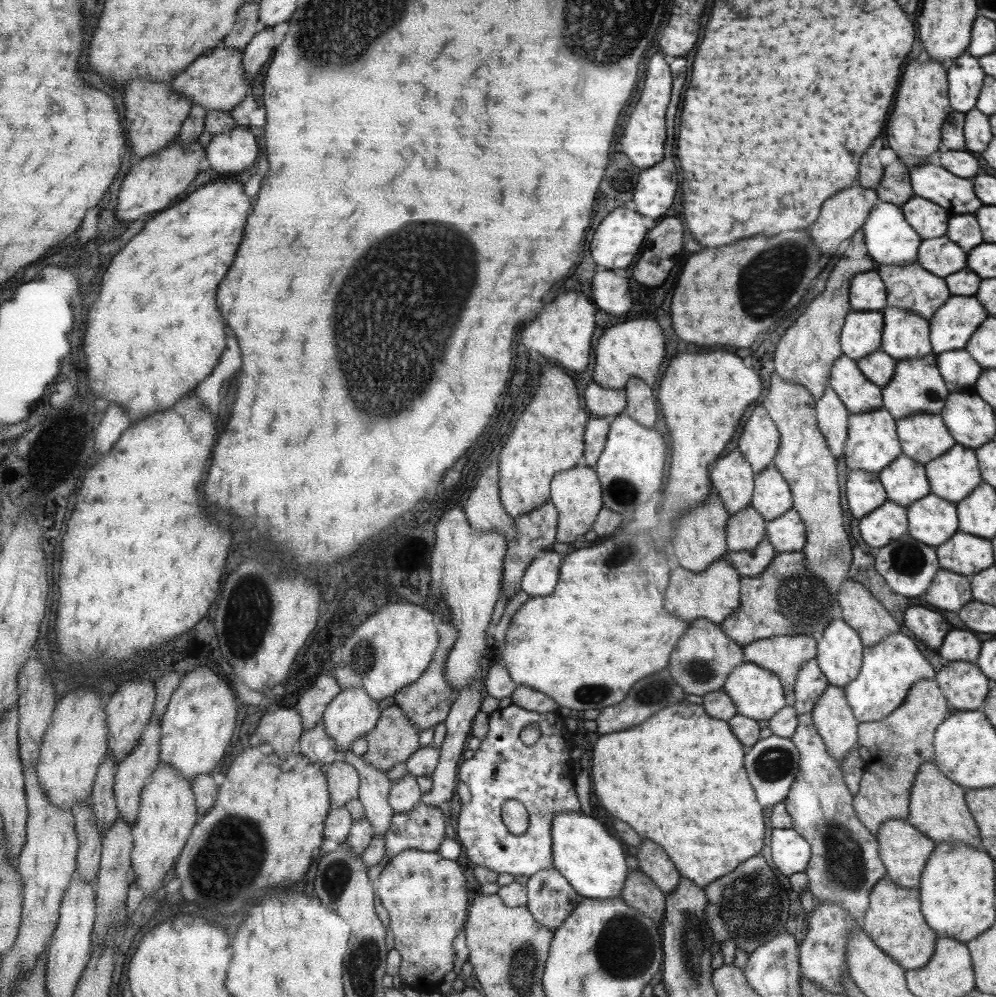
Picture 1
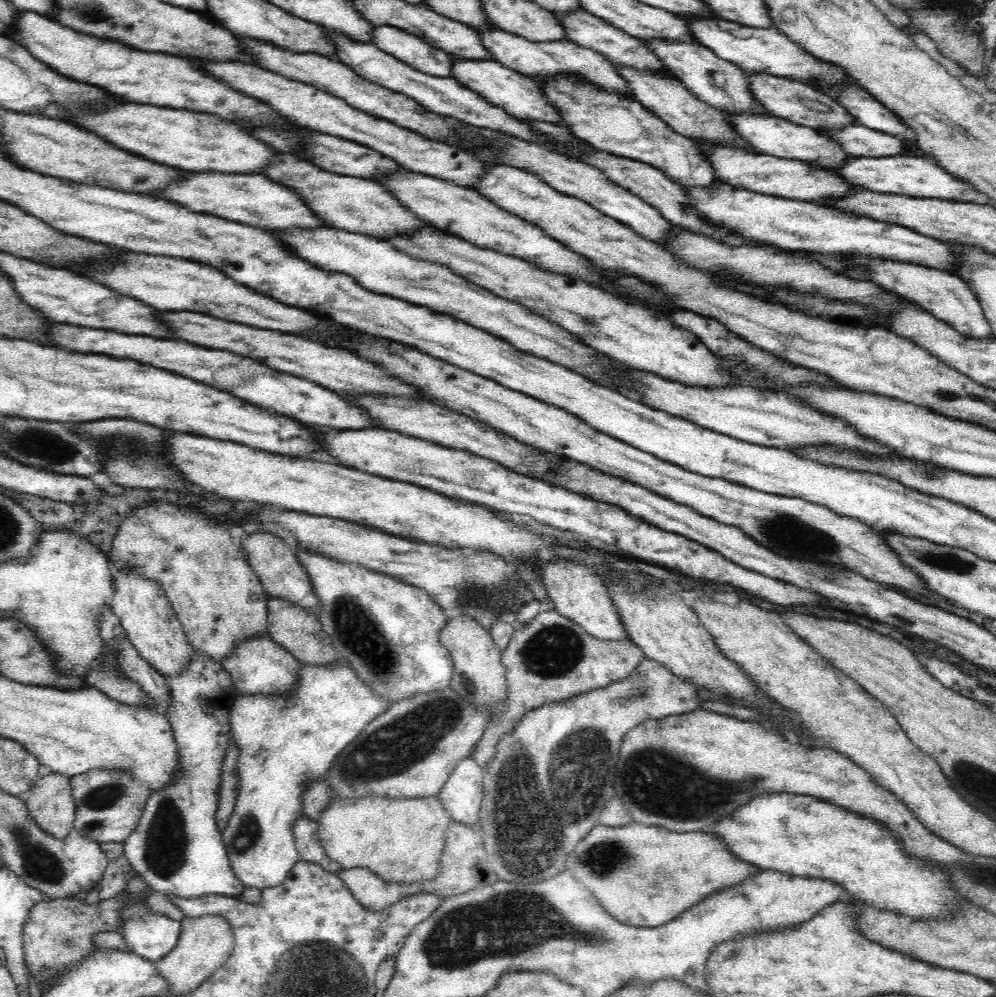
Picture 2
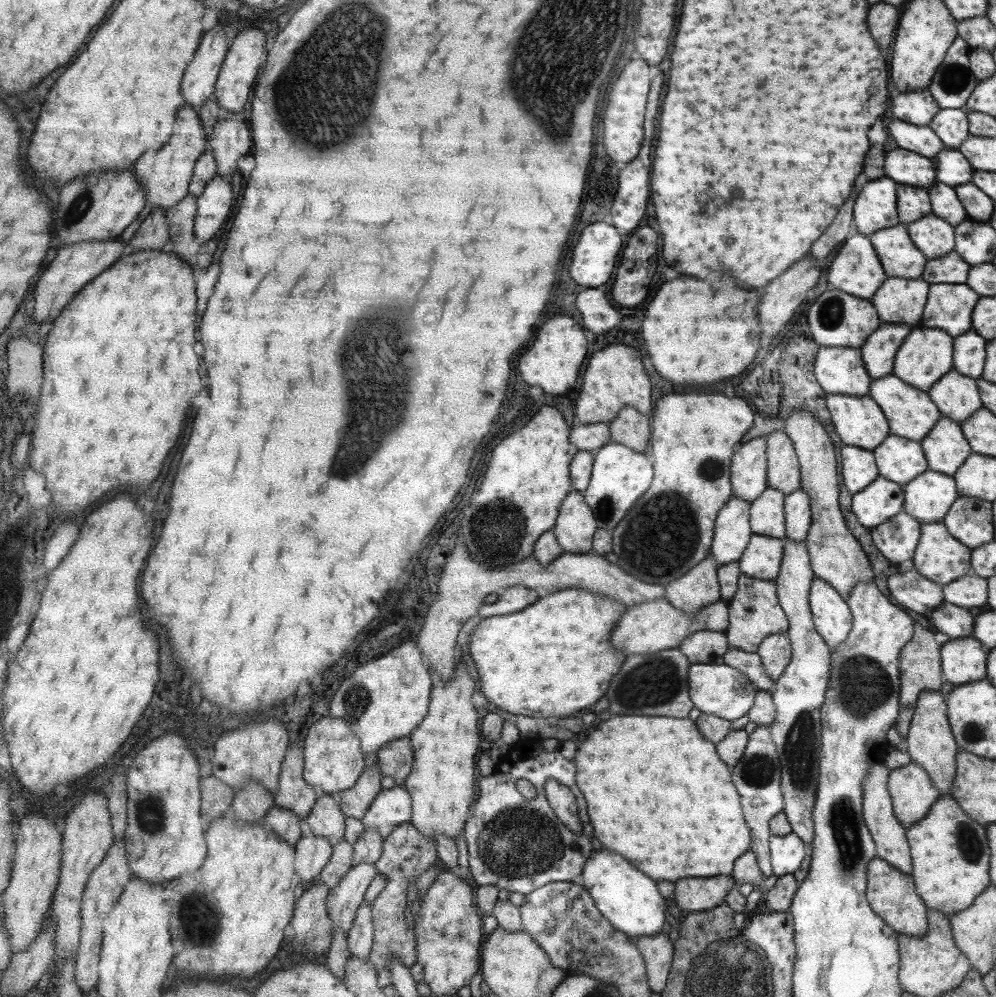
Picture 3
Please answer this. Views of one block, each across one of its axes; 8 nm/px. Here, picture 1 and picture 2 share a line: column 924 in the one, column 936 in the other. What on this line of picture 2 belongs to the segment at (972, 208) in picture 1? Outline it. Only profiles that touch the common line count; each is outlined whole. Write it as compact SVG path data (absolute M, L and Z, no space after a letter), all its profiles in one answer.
M895 155L889 158L866 158L852 157L850 159L844 159L842 166L815 166L814 162L810 163L810 166L824 169L828 173L834 173L838 177L842 177L842 180L856 185L859 188L872 190L874 192L881 192L882 194L904 194L910 198L940 198L942 200L950 202L962 202L962 194L972 190L970 183L955 177L954 175L947 173L942 167L938 166L936 162L926 162L922 157L914 157L908 155Z

